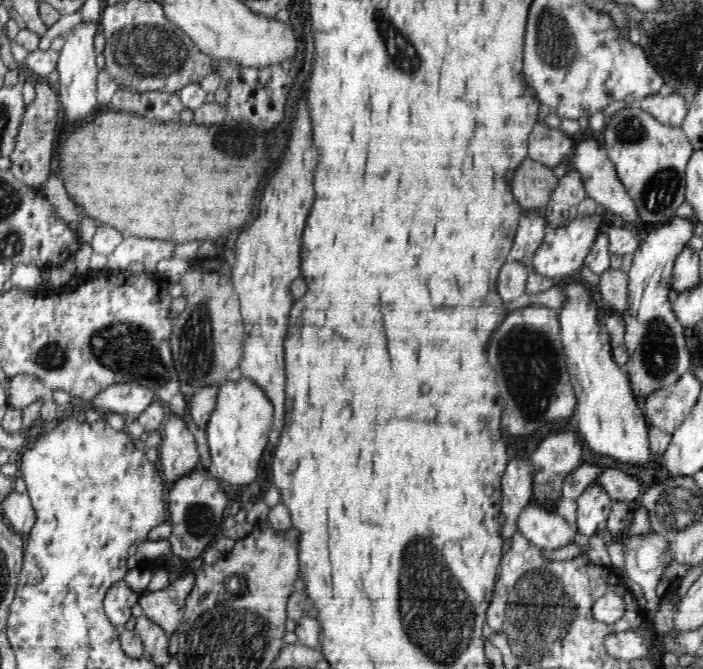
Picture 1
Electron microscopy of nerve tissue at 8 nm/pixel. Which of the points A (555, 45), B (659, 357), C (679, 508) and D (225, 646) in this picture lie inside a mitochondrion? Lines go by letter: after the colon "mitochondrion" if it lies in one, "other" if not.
A: mitochondrion
B: mitochondrion
C: mitochondrion
D: mitochondrion

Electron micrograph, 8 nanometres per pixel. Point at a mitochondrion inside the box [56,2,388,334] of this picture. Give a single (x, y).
(144, 52)

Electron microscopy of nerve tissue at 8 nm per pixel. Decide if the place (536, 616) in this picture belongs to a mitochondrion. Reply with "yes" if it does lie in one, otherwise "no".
yes

